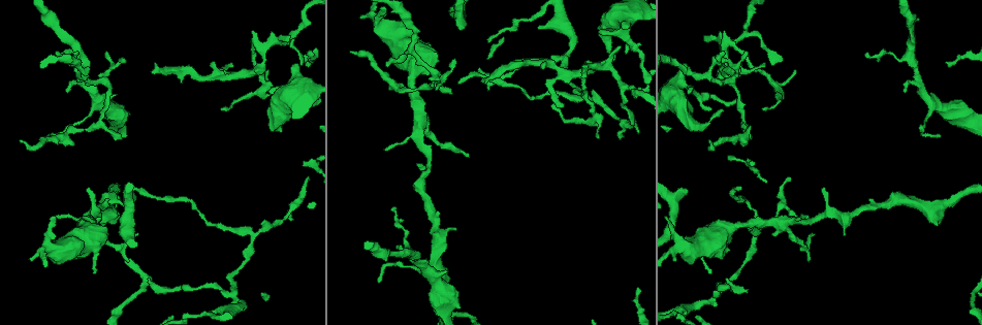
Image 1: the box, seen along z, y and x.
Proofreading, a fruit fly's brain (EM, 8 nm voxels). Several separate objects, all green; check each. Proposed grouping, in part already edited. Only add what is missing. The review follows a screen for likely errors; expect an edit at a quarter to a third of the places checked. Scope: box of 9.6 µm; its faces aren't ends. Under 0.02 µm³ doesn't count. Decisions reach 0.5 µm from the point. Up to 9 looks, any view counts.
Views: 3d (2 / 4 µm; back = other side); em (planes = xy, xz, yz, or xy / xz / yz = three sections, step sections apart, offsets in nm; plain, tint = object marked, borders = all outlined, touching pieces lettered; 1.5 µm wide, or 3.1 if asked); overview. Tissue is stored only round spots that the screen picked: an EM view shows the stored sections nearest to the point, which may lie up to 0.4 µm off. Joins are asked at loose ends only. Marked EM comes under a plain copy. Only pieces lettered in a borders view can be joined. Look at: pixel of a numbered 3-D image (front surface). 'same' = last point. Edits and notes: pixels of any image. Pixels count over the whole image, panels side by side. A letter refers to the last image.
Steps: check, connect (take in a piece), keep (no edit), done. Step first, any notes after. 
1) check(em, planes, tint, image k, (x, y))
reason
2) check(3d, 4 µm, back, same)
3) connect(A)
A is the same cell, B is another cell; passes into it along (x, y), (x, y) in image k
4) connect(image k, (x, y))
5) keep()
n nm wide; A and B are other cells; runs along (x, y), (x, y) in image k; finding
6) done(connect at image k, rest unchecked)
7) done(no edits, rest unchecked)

check(em, planes, borders, image 1, (387, 64))
an open end

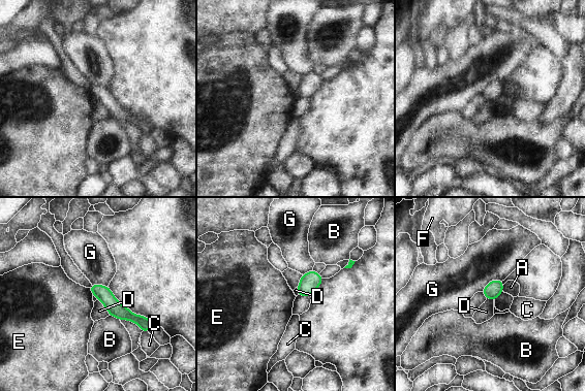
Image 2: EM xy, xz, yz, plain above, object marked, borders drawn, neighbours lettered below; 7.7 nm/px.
keep()
A, B, C, D, E, F and G are other cells; none of them fits

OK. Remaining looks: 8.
check(3d, 2 µm, image 1, (391, 211))
an open end

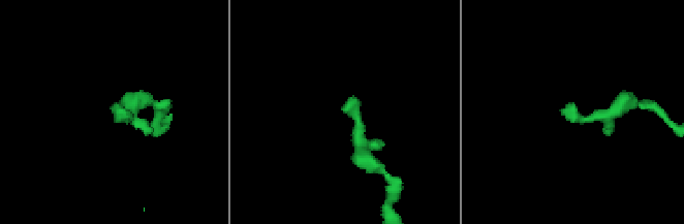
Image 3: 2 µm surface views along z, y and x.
check(em, planes, borders, image 3, (570, 103))
shape alone is not enough

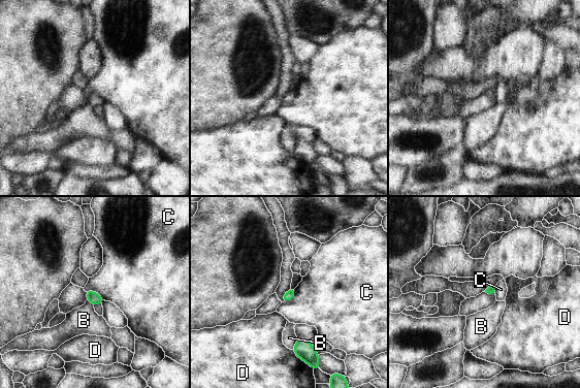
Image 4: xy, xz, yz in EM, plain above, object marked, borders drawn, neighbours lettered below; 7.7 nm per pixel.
keep()
60 nm wide; B, C and D are other cells; border along (85, 290), (91, 289), (104, 299) in image 4; none of them fits

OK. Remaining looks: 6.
check(3d, 2 µm, image 1, (302, 63))
free end

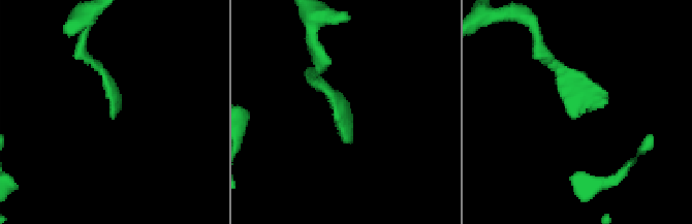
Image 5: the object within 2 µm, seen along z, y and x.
check(em, planes, borders, image 5, (120, 108))

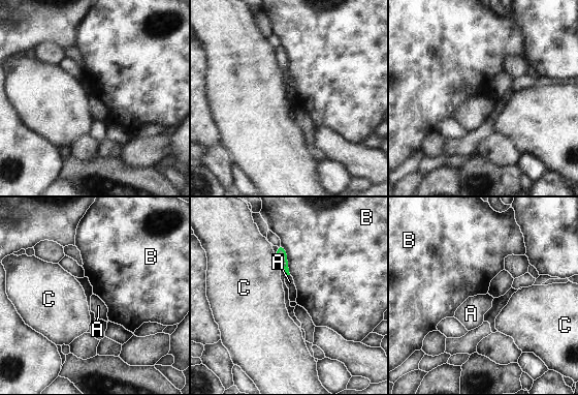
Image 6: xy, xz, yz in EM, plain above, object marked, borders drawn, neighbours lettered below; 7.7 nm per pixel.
keep()
A, B and C are other cells; border along (289, 274), (286, 277) in image 6; none of them fits

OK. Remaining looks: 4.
check(em, xz, step 4, borders, image 1, (686, 65))
an open end

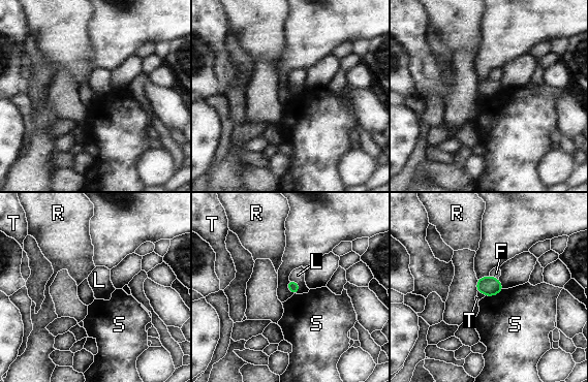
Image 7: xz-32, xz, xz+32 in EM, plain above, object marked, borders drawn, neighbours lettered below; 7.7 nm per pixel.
keep()
S touches over 160 nm; F, L, R, S and T are other cells; border along (503, 289), (493, 295), (485, 296) in image 7; none of them fits

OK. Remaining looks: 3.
done(no edits, rest unchecked)

